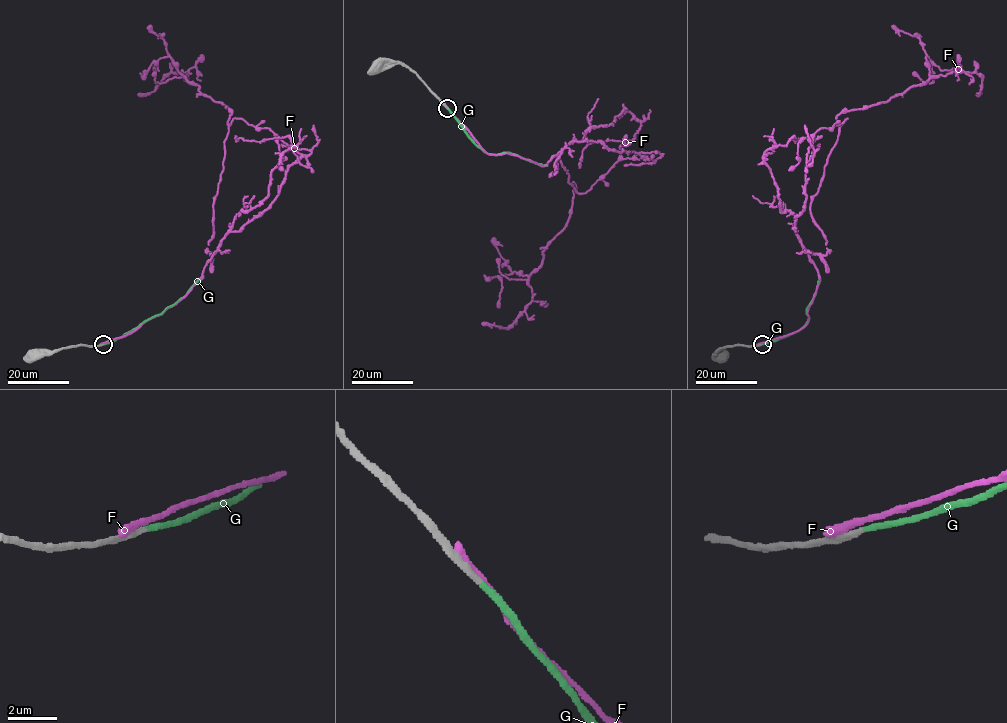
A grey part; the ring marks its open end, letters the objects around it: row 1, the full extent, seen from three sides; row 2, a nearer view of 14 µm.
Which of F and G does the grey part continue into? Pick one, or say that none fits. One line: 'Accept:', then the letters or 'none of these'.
Accept: G

